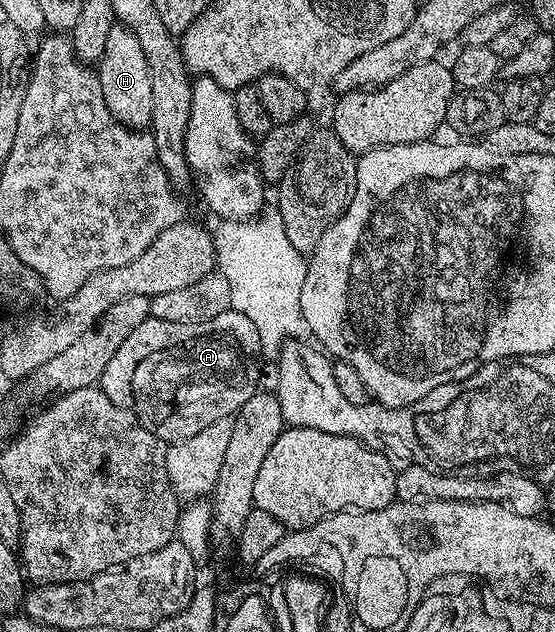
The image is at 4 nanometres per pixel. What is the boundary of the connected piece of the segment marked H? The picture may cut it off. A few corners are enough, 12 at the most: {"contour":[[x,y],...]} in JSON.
{"contour":[[116,23],[97,62],[105,107],[128,129],[153,115],[149,63]]}

